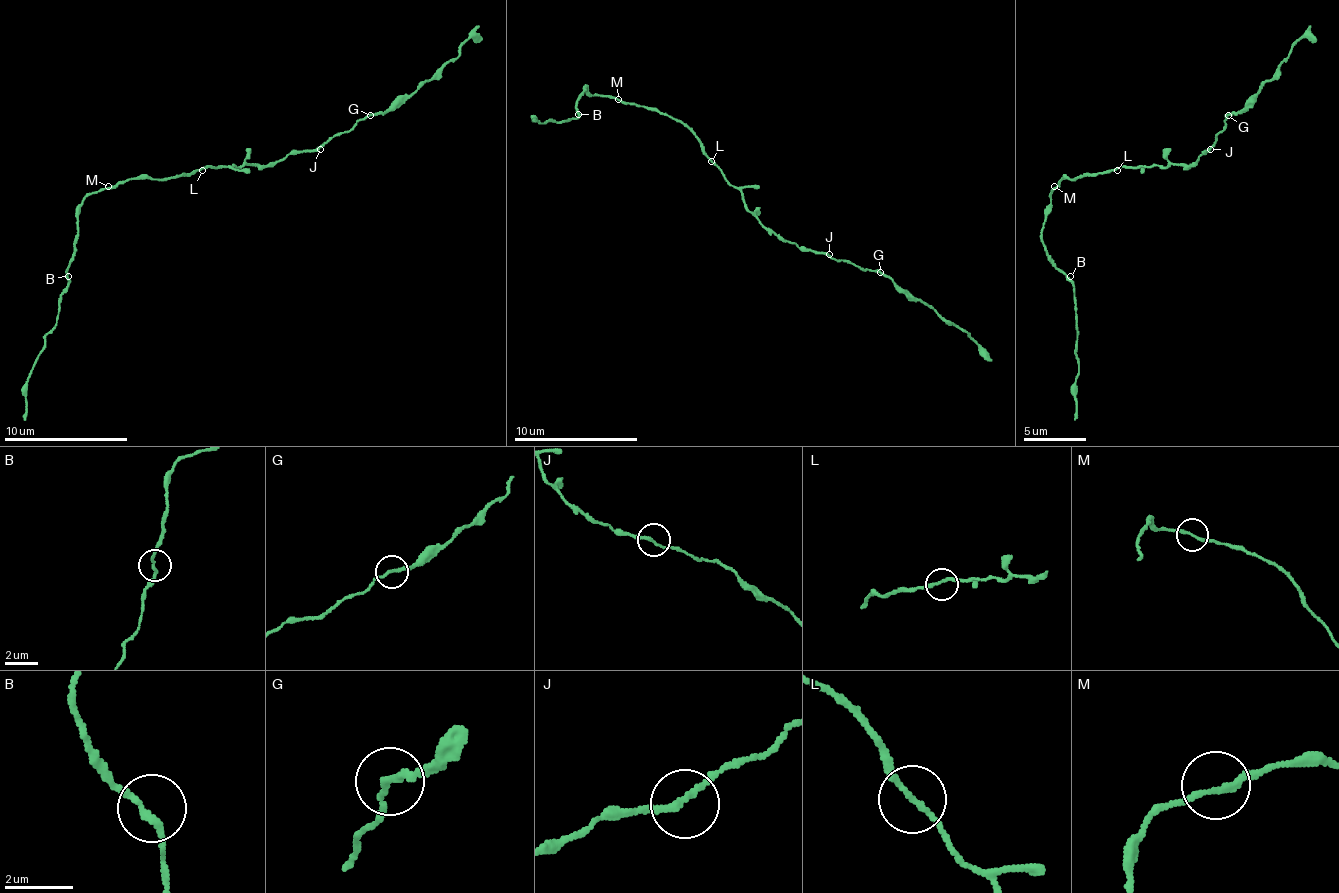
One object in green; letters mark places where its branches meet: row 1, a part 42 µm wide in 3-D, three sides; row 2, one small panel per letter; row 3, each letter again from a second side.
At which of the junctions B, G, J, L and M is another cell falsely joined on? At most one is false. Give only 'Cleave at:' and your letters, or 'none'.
Cleave at: G

